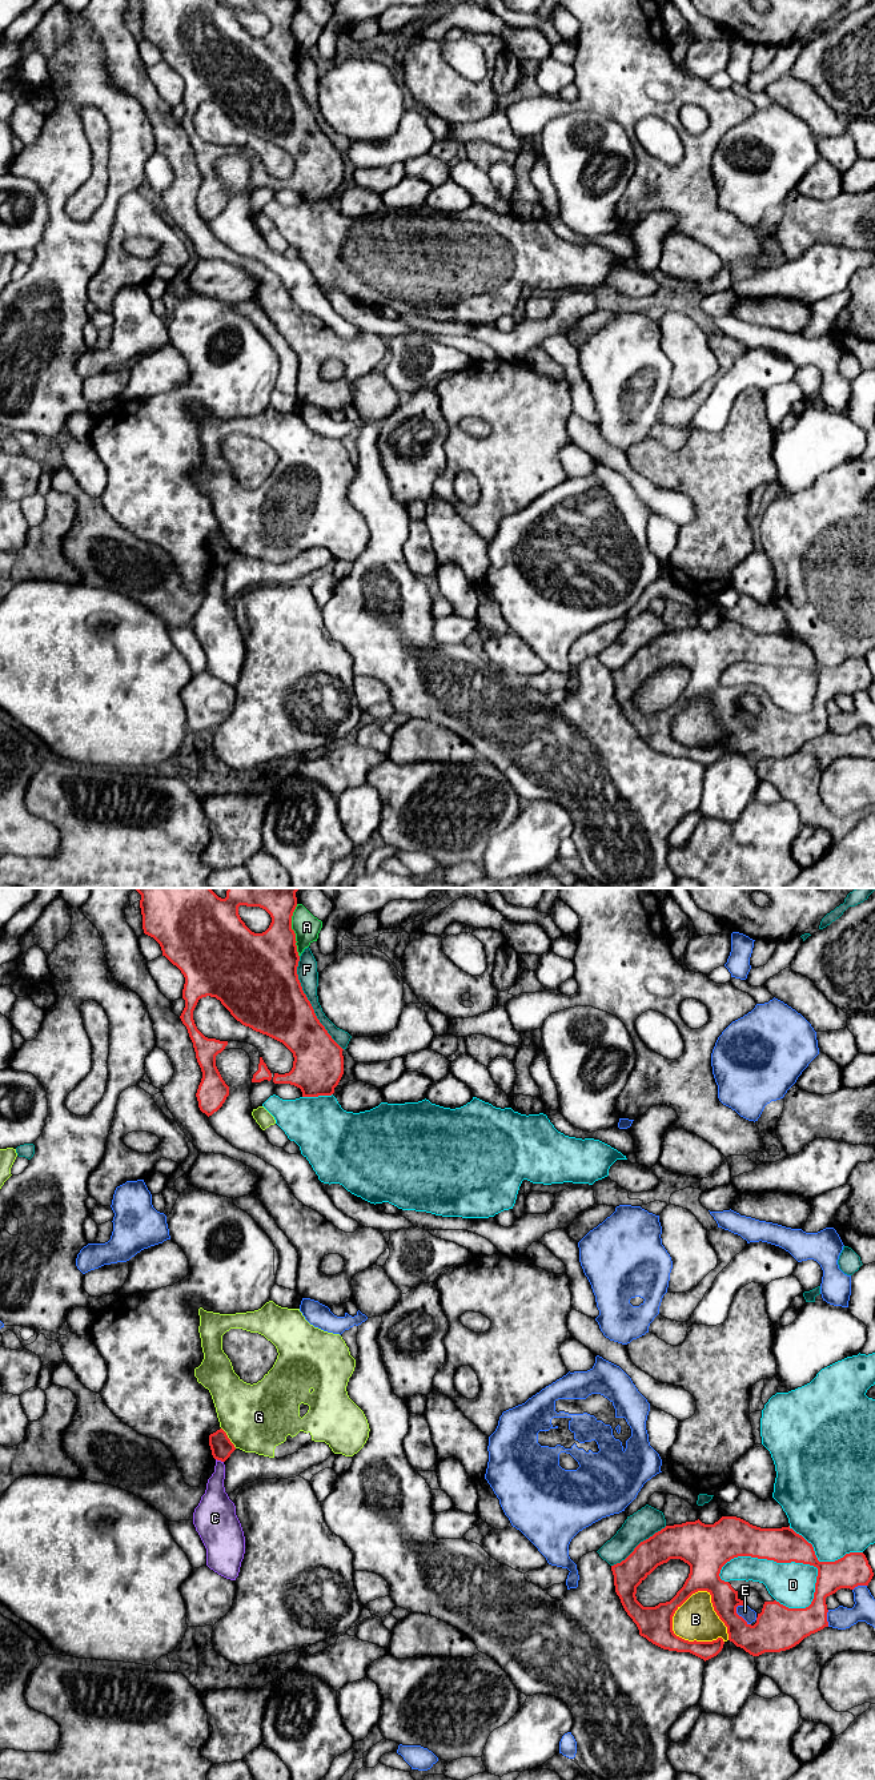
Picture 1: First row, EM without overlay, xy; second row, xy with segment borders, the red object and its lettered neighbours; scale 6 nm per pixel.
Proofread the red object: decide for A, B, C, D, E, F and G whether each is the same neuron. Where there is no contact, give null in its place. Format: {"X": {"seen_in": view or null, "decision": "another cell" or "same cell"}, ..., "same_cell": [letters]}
{"A": {"seen_in": "xy", "decision": "another cell"}, "B": {"seen_in": "xy", "decision": "another cell"}, "C": {"seen_in": "xy", "decision": "another cell"}, "D": {"seen_in": "xy", "decision": "another cell"}, "E": {"seen_in": "xy", "decision": "another cell"}, "F": {"seen_in": "xy", "decision": "another cell"}, "G": {"seen_in": "xy", "decision": "another cell"}, "same_cell": []}

